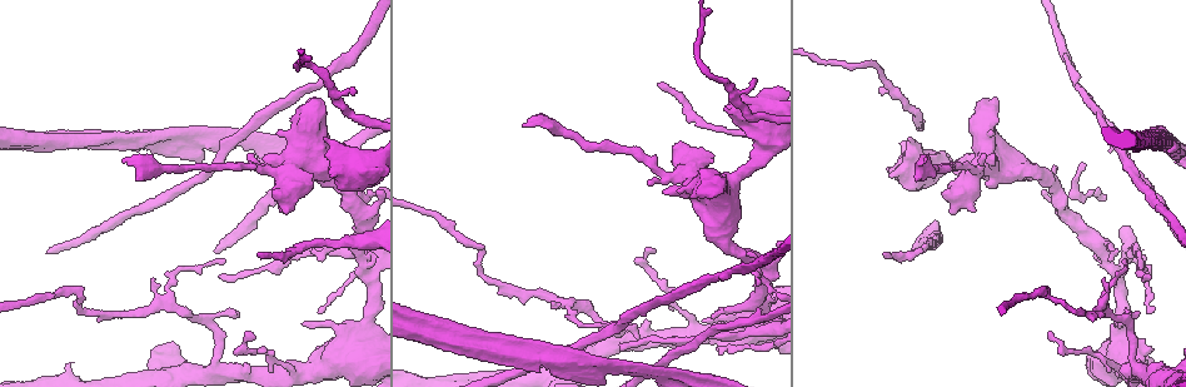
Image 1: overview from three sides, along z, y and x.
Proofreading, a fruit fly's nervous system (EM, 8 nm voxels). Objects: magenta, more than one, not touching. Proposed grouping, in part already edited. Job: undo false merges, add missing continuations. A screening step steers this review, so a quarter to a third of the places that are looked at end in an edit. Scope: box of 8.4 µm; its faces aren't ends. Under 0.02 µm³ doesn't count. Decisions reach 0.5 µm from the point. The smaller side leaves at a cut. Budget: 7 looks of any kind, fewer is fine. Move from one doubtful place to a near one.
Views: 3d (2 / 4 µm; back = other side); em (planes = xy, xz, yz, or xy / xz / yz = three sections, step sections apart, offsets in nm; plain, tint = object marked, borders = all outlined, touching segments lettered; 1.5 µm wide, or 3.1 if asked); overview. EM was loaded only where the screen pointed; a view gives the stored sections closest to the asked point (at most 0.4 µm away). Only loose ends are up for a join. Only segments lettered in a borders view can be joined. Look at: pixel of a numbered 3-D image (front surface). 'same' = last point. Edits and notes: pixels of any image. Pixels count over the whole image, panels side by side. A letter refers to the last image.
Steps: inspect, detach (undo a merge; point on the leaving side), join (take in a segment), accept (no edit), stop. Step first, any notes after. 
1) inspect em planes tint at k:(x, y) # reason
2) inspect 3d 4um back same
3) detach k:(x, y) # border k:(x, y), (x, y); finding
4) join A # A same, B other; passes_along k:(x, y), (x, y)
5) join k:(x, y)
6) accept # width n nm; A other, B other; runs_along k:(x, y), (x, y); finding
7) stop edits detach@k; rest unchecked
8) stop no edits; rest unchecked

inspect em yz step 4 borders at 1:(1062, 200) # side arm on a straight run

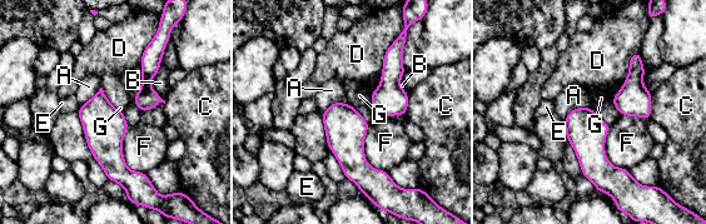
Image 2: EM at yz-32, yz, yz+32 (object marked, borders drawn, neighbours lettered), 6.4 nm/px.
accept # longest_contact B 400 nm; A other, B other, C other, D other, E other, F other, G other; border 2:(102, 86), (108, 100), (120, 110); continuous, no second neuron

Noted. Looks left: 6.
inspect 3d 2um at 1:(554, 363) # arms part here

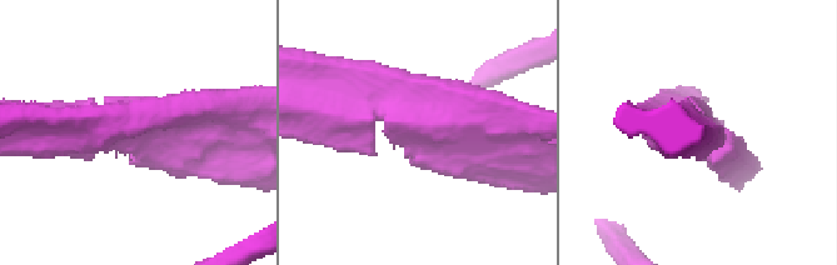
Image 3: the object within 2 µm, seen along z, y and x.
inspect em planes borders at 3:(410, 123) # now the EM

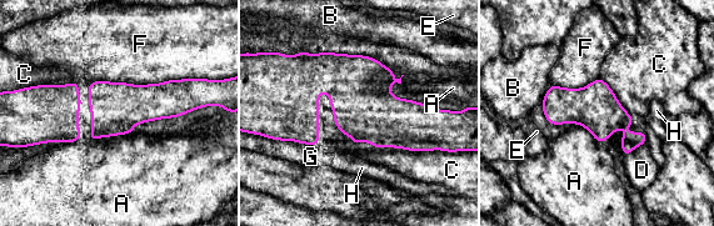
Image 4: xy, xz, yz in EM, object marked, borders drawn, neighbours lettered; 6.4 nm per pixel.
accept # A other, B other, C other, D other, E other, F other, G other, H other; continuous, no second neuron

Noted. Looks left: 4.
inspect em planes borders at 1:(1140, 312) # tapers out

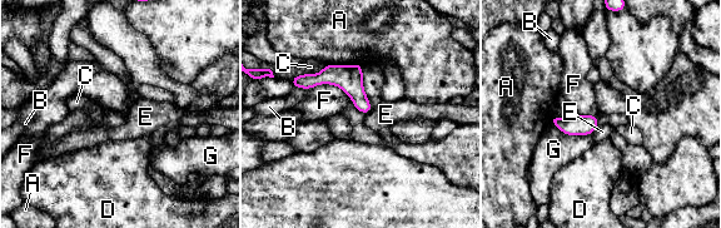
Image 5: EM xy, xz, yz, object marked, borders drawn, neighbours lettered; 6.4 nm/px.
accept # longest_contact F 300 nm; A other, B other, C other, D other, E other, F other, G other; border 5:(308, 89), (334, 84), (353, 103); no lettered segment goes on from it

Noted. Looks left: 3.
stop no edits; rest unchecked

